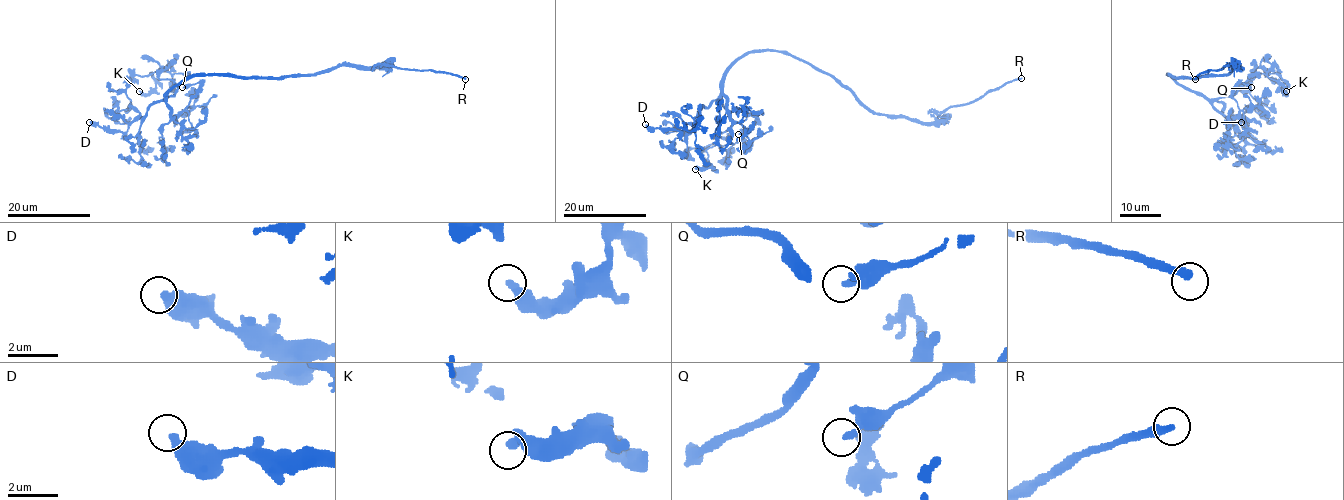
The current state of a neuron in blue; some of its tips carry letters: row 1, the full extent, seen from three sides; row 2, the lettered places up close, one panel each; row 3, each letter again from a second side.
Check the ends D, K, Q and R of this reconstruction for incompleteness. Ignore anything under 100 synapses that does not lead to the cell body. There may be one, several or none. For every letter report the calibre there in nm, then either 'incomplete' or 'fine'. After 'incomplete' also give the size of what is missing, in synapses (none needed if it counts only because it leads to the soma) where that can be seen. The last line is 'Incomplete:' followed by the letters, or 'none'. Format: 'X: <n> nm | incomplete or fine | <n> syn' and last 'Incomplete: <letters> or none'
D: 440 nm | fine
K: 400 nm | fine
Q: 240 nm | fine
R: 300 nm | incomplete
Incomplete: R

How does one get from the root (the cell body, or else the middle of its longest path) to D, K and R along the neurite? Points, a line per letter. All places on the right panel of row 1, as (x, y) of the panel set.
D: (1178, 77), (1168, 75), (1194, 92), (1220, 101), (1224, 105), (1223, 113), (1238, 119), (1248, 132), (1241, 122)
K: (1178, 77), (1168, 75), (1219, 99), (1233, 95), (1261, 68), (1276, 73), (1286, 91)
R: (1178, 77), (1226, 75), (1234, 66), (1239, 67), (1227, 65), (1221, 70), (1200, 73), (1195, 79)

